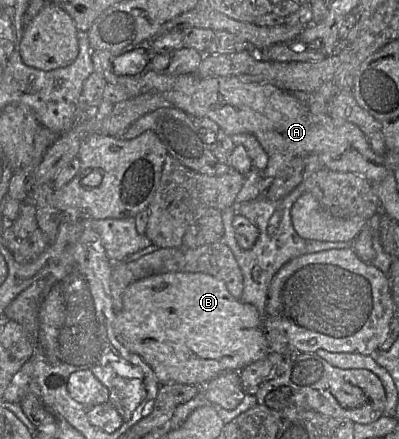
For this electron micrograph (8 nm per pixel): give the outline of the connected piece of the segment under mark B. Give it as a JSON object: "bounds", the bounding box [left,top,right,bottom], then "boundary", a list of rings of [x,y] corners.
{"bounds":[114,272,269,391],"boundary":[[[166,272],[151,275],[130,284],[123,295],[122,309],[117,312],[114,321],[114,331],[119,342],[127,350],[139,355],[153,368],[161,386],[173,383],[193,384],[199,387],[199,391],[205,391],[205,385],[220,373],[226,371],[240,371],[245,366],[263,358],[269,351],[263,327],[263,319],[256,307],[234,298],[222,280],[202,272]]]}

